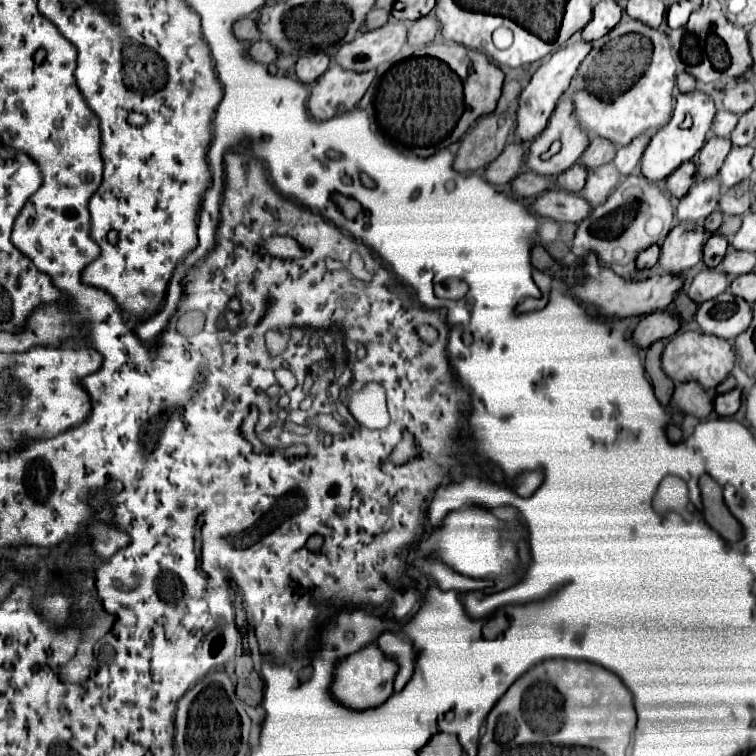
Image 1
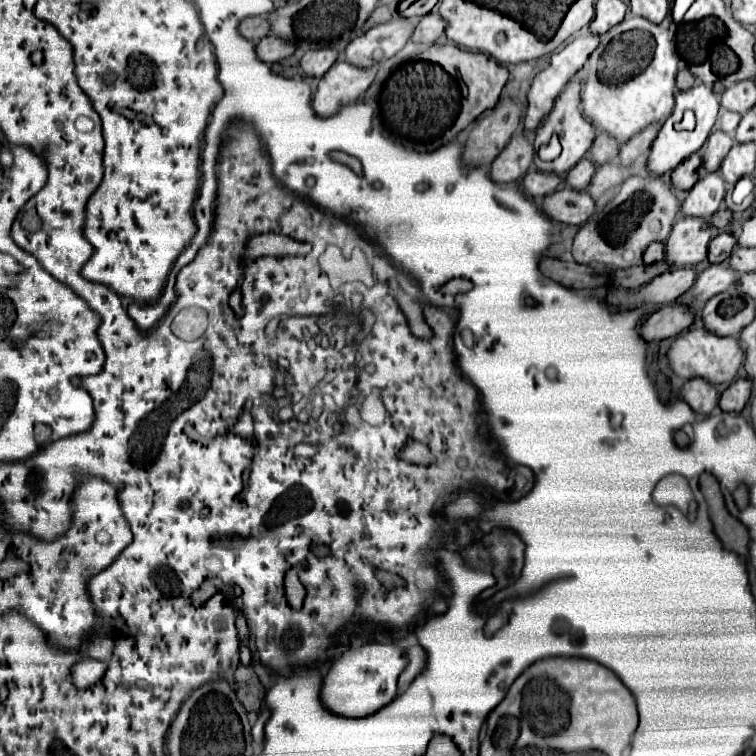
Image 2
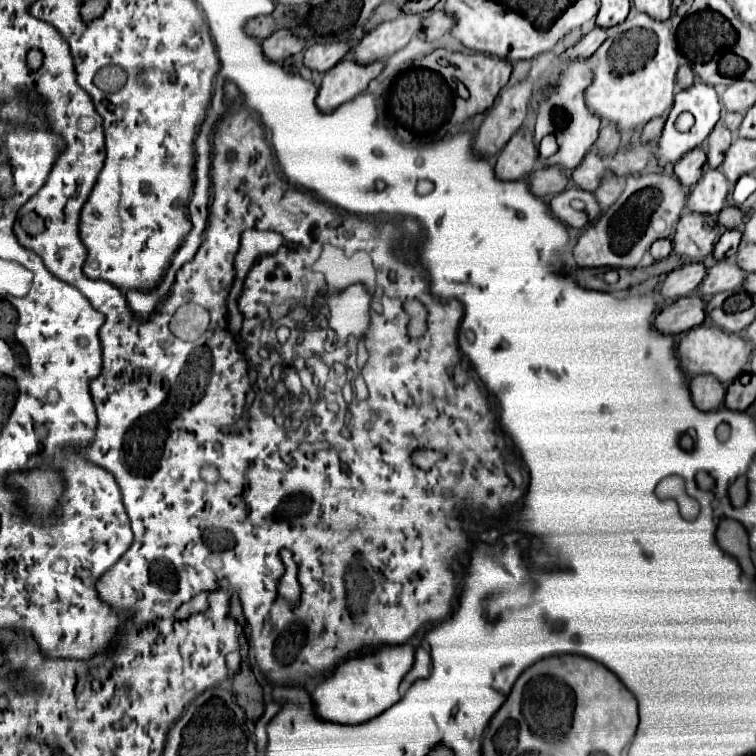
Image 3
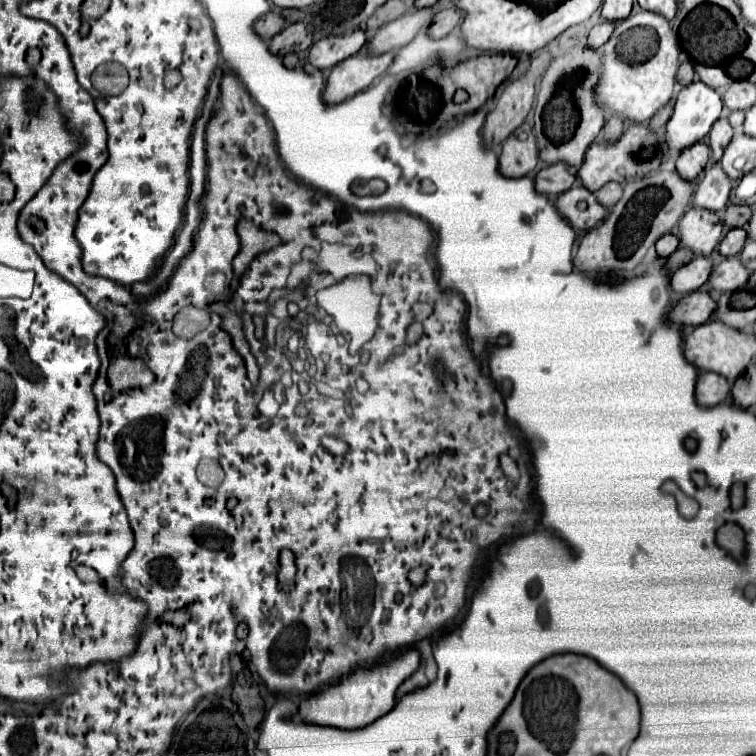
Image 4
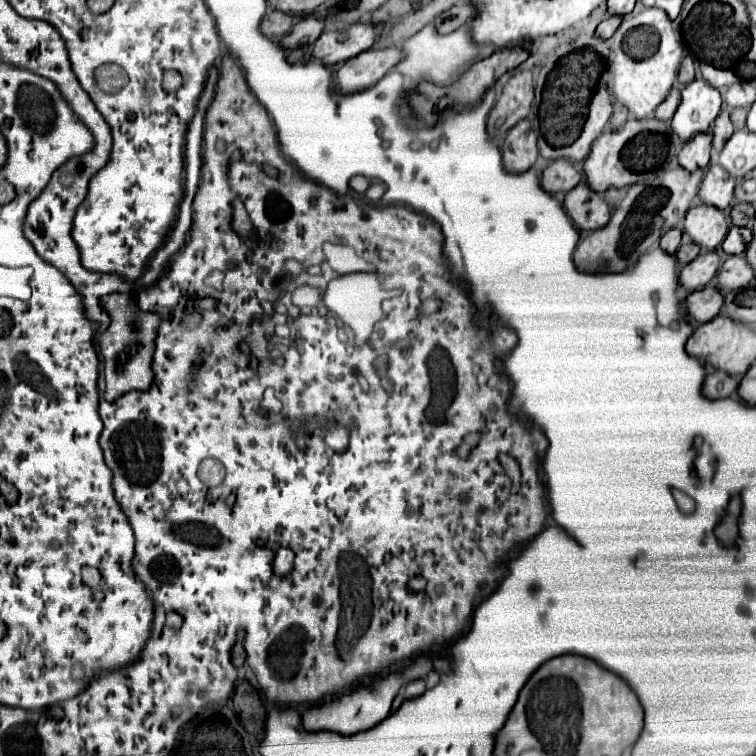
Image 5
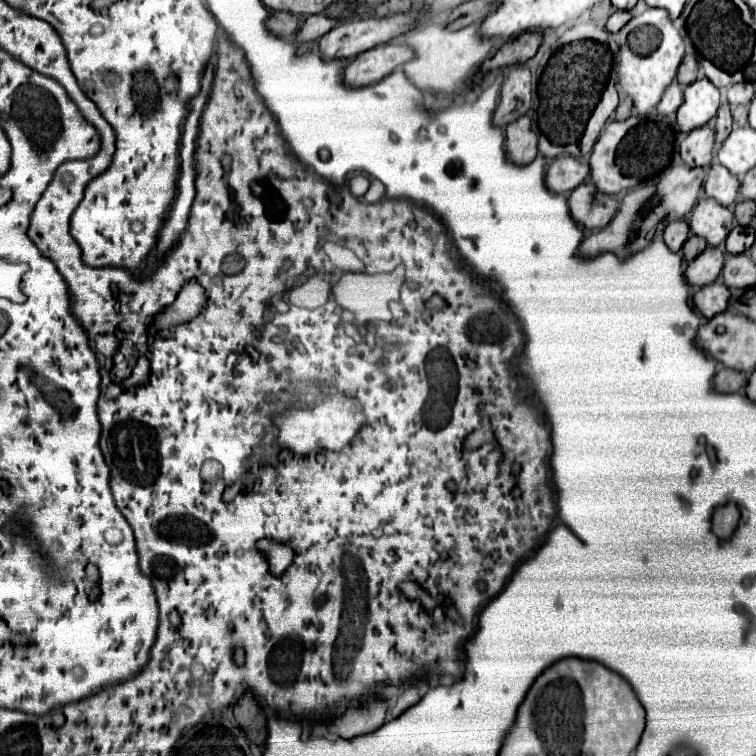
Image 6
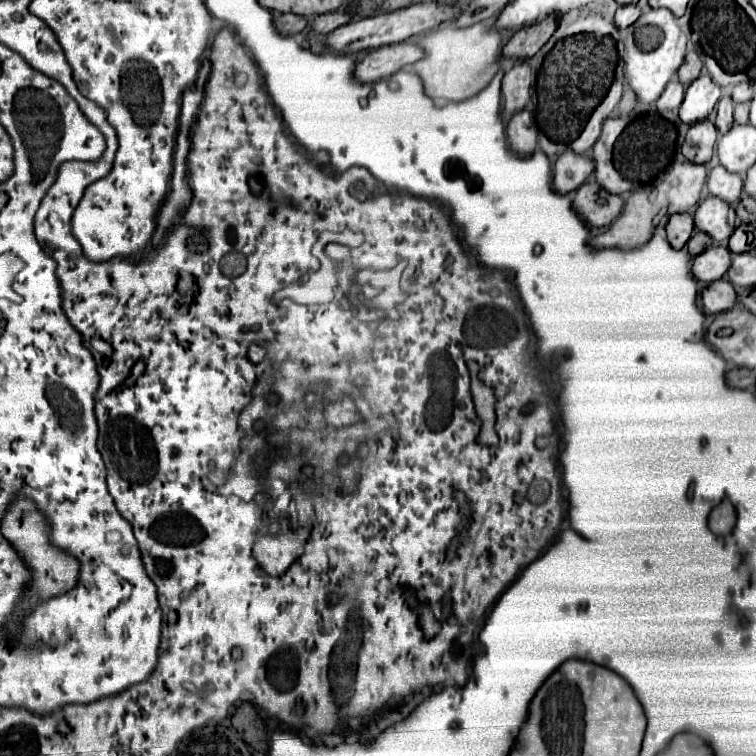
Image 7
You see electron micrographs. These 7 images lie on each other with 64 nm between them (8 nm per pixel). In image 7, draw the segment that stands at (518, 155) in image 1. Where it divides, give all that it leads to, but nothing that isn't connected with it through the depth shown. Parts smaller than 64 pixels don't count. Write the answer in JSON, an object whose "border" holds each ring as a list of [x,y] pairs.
{"border":[[[528,110],[516,112],[510,118],[506,132],[508,132],[508,144],[512,146],[514,152],[518,152],[522,156],[528,156],[534,152],[538,132],[536,132],[536,128],[532,128],[532,116]]]}

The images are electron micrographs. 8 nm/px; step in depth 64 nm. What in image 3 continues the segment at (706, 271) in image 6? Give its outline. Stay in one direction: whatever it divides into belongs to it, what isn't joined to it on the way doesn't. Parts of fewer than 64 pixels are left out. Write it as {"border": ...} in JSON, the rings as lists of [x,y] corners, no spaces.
{"border":[[[688,262],[682,268],[670,272],[662,284],[660,294],[664,298],[680,298],[692,294],[706,276],[704,262]]]}

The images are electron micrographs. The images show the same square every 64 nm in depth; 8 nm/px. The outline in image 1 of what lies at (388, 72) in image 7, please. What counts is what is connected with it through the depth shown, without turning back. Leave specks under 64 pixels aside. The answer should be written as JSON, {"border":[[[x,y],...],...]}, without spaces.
{"border":[[[332,64],[312,86],[308,98],[310,116],[316,120],[328,120],[356,108],[356,104],[372,84],[374,76],[376,70],[352,72],[340,68],[338,64]]]}

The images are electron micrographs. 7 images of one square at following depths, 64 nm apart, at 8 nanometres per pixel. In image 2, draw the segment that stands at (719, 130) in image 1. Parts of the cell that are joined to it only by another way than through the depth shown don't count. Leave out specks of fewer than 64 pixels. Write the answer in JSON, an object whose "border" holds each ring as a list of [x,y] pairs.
{"border":[[[724,112],[722,118],[720,118],[720,126],[724,132],[728,132],[730,136],[734,134],[736,126],[738,126],[738,120],[740,120],[740,114],[734,114],[734,112]]]}

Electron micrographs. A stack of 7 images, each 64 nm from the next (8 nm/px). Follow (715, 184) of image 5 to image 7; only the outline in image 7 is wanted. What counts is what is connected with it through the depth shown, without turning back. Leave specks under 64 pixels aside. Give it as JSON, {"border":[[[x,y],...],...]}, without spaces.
{"border":[[[716,166],[710,170],[708,192],[712,196],[718,196],[728,204],[734,204],[742,196],[742,190],[744,190],[744,180],[738,174],[732,174],[722,166]]]}

